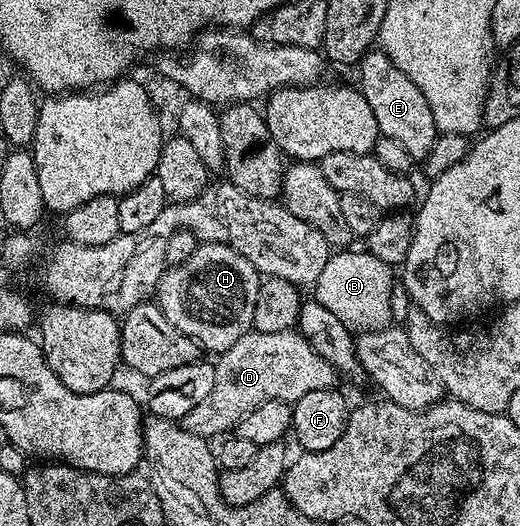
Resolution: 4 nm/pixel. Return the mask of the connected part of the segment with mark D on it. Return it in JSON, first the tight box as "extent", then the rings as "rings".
{"extent":[179,330,337,440],"rings":[[[297,330],[275,334],[249,331],[231,348],[220,353],[214,366],[216,368],[215,385],[211,392],[201,403],[195,404],[195,408],[191,408],[187,416],[179,419],[181,429],[206,440],[213,440],[213,437],[219,434],[223,436],[236,429],[243,416],[259,408],[260,405],[267,404],[270,400],[283,400],[292,404],[297,402],[300,396],[305,396],[307,392],[332,389],[336,385],[335,380],[337,381],[336,371],[318,356],[318,353],[311,348],[309,341]]]}

